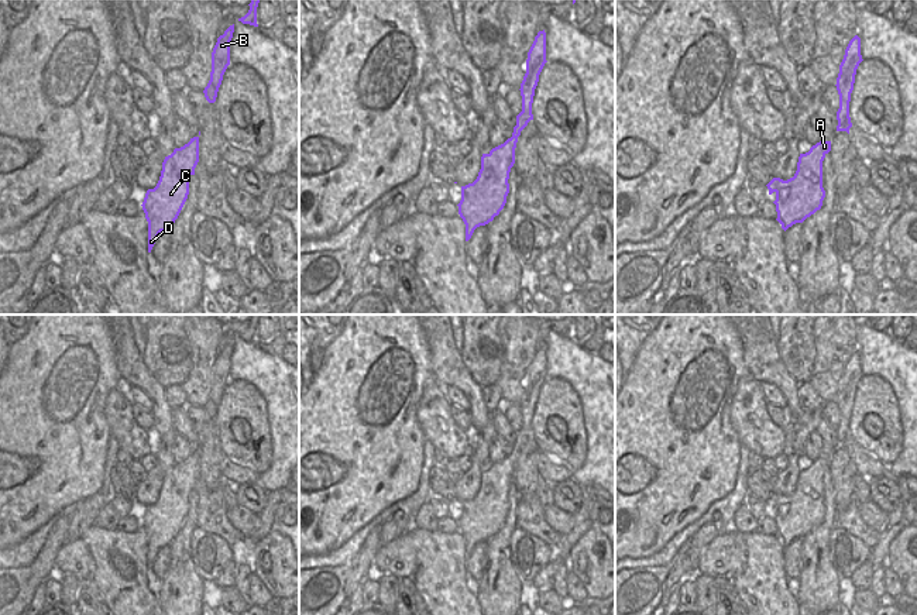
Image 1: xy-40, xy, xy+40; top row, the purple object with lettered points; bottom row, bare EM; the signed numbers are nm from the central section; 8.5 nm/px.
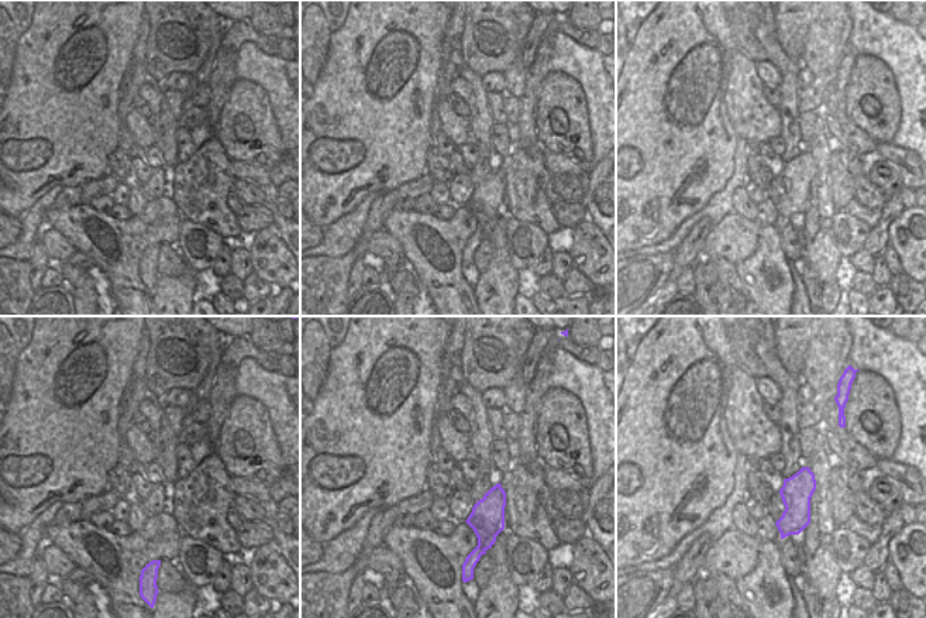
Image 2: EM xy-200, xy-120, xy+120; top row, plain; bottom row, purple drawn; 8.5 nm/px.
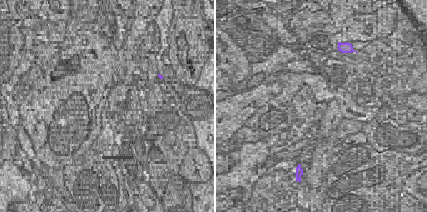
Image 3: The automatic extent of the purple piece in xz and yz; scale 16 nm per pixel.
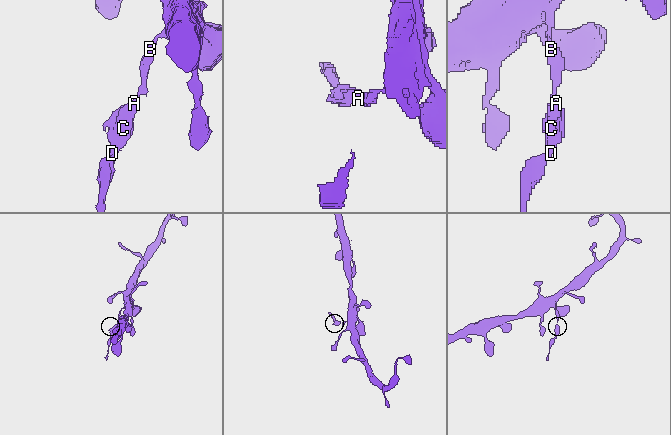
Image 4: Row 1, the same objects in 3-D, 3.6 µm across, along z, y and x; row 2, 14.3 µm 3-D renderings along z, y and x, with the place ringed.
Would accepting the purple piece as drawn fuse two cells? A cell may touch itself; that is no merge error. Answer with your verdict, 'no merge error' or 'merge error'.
merge error

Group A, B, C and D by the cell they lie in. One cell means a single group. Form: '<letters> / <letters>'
A C D / B

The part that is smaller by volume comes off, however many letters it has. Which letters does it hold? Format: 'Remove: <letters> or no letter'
Remove: A, C, D

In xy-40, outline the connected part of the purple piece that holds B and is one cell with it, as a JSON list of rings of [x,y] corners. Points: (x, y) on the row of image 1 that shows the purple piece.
[[[234,24],[230,25],[223,35],[217,38],[217,42],[212,52],[212,72],[210,80],[205,87],[203,93],[209,103],[214,103],[219,87],[223,80],[223,75],[230,65],[230,41],[233,38]]]

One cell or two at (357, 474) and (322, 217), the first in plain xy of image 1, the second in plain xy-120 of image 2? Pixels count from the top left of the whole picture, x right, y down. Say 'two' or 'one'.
one

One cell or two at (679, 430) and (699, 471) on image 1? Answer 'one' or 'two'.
one

